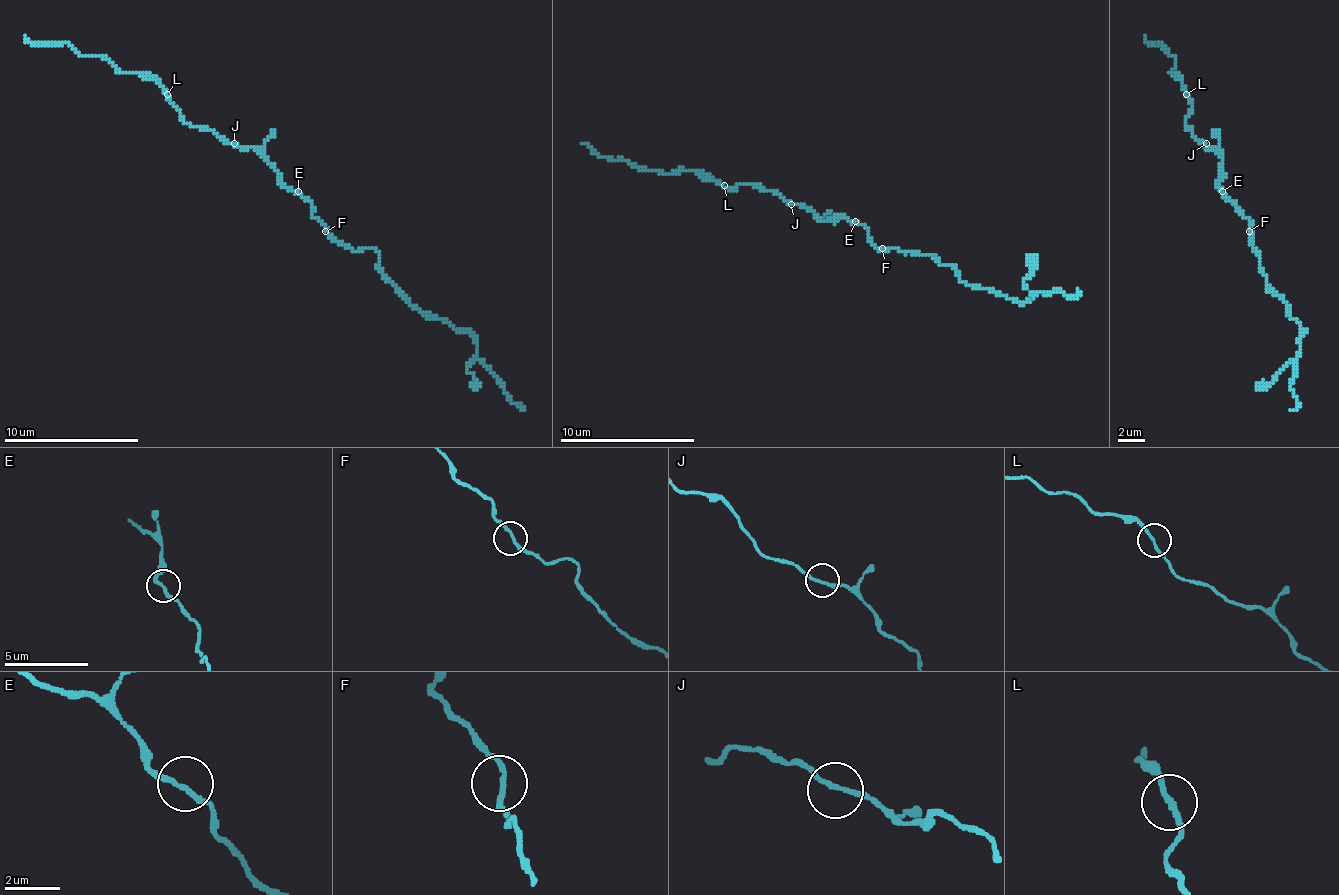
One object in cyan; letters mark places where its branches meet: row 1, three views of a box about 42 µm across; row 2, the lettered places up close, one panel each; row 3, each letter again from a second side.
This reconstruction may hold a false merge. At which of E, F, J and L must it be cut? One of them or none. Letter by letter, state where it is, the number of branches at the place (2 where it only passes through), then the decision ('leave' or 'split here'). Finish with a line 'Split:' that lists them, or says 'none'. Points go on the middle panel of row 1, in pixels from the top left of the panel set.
E: at (855, 221); 2 branches meet; leave
F: at (882, 248); 2 branches meet; leave
J: at (791, 204); 2 branches meet; leave
L: at (724, 185); 2 branches meet; leave
Split: none

